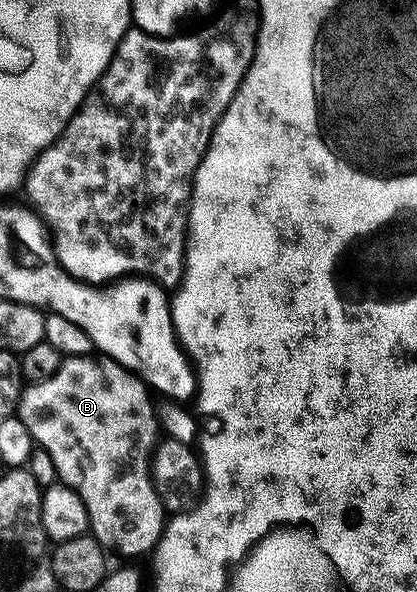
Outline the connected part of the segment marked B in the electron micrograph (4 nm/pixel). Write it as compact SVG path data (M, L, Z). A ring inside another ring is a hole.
M84 356L81 358L64 357L61 368L57 368L57 372L53 376L49 376L49 380L30 383L24 389L19 401L17 416L23 421L25 428L29 428L36 447L46 450L49 452L49 456L53 458L58 481L62 485L73 488L77 492L77 496L81 496L81 500L85 500L85 512L89 516L90 533L108 551L116 550L119 554L143 554L146 550L147 553L154 551L155 543L159 541L163 534L165 525L165 503L160 498L159 491L155 489L155 483L151 480L151 456L161 434L157 406L154 401L151 403L151 397L153 397L153 394L147 383L132 370L126 370L120 362L115 362L106 356Z

